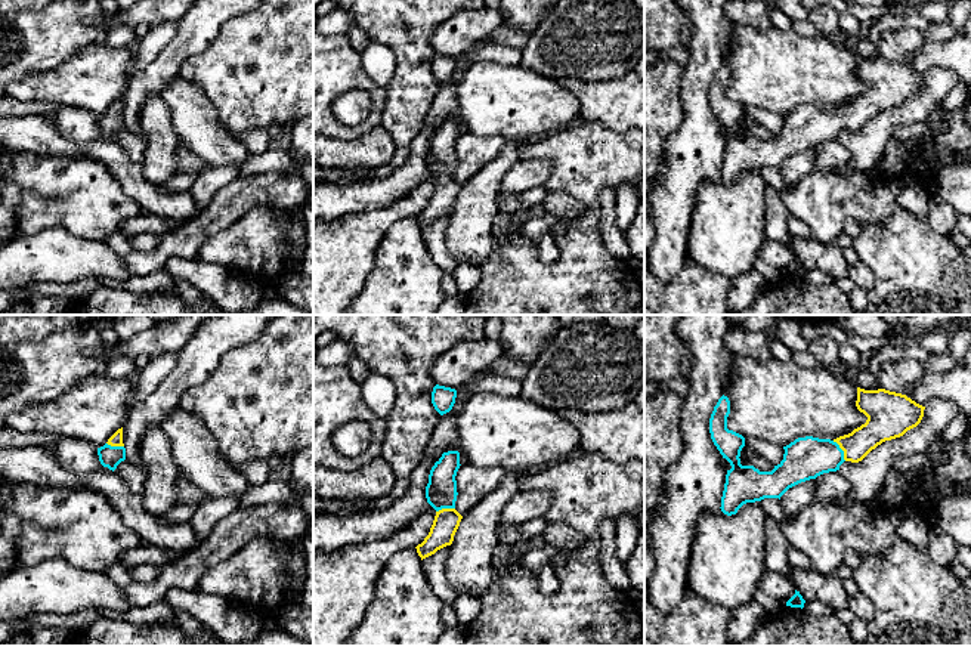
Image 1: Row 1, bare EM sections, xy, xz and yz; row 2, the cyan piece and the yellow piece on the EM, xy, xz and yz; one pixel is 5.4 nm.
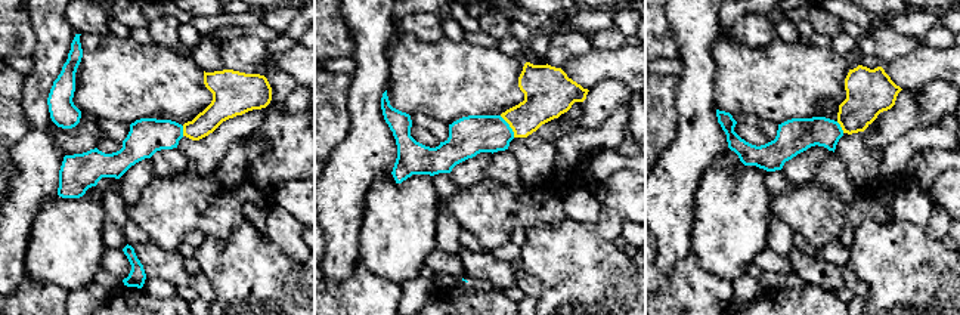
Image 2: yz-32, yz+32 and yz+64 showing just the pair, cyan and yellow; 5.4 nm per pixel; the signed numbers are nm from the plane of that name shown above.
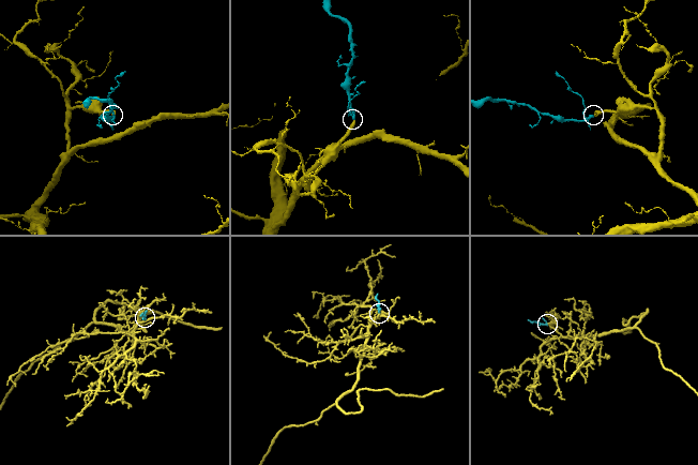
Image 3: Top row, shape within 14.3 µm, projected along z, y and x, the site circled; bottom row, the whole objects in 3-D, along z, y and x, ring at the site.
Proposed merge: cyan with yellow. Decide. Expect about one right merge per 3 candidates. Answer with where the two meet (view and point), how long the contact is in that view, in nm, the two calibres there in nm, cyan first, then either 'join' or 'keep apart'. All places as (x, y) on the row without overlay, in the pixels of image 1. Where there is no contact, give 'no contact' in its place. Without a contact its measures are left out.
meets cyan in yz at (841, 118); contact 130 nm long; 240 nm thick on the cyan side, 160 nm on the other; join

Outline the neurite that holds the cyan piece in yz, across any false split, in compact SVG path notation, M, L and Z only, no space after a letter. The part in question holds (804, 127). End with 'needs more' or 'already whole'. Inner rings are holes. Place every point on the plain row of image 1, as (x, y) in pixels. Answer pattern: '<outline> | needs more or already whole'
M860 56L856 75L868 86L865 93L834 109L798 106L783 115L783 129L771 140L760 140L754 135L740 133L745 106L727 98L730 69L723 64L709 87L711 108L732 135L726 143L721 180L732 185L746 171L780 169L789 157L823 142L837 140L844 130L859 132L882 111L900 106L916 96L925 78L906 64Z | needs more

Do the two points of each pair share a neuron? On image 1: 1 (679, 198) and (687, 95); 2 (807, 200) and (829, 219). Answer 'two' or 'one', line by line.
1: one
2: one

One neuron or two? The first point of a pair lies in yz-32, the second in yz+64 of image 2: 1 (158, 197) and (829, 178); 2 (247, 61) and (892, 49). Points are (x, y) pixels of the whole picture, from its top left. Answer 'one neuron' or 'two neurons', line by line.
1: two neurons
2: one neuron

